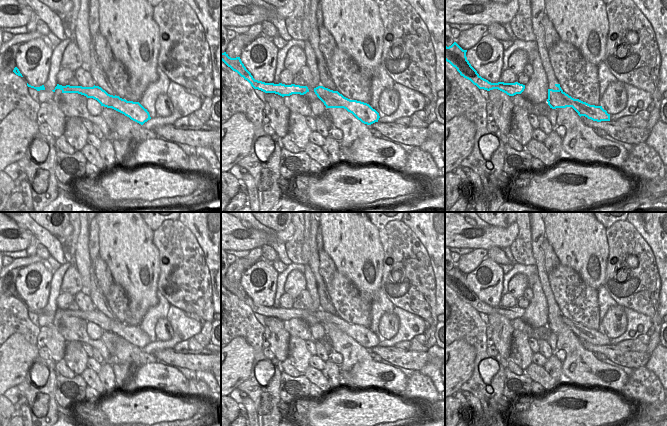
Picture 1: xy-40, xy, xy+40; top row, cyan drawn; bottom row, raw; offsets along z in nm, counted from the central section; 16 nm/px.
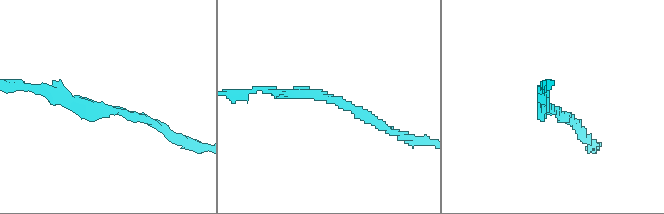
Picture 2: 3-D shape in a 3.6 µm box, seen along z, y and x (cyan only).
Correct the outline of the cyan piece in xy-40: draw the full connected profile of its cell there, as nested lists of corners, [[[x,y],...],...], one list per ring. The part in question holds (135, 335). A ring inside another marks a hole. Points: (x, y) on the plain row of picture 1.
[[[57,308],[52,315],[55,316],[56,313],[60,313],[62,317],[78,317],[87,322],[93,322],[97,324],[101,330],[112,332],[141,349],[151,343],[147,333],[139,326],[127,325],[119,320],[110,319],[99,310],[82,311],[70,309],[62,310]]]

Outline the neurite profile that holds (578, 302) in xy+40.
[[[561,264],[547,276],[563,316],[574,323],[599,330],[598,289],[588,286],[574,269]]]

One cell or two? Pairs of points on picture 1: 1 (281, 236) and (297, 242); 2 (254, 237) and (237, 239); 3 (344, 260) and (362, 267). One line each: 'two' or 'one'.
1: two
2: one
3: one

